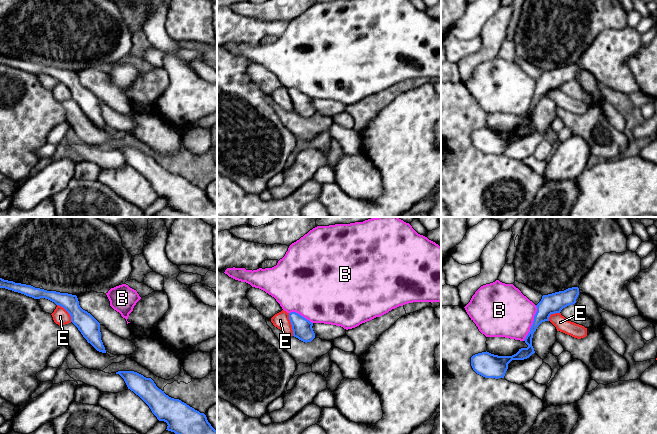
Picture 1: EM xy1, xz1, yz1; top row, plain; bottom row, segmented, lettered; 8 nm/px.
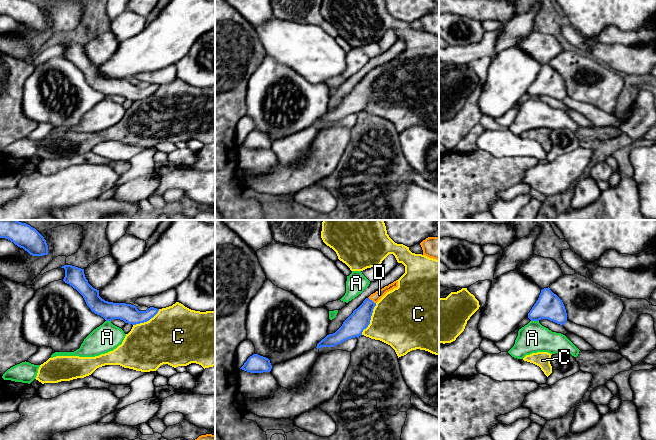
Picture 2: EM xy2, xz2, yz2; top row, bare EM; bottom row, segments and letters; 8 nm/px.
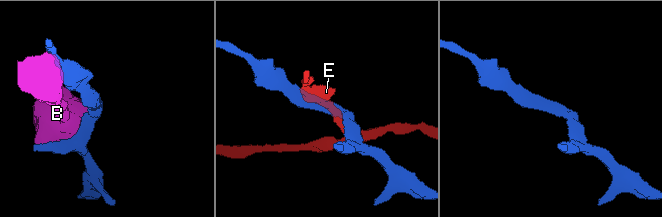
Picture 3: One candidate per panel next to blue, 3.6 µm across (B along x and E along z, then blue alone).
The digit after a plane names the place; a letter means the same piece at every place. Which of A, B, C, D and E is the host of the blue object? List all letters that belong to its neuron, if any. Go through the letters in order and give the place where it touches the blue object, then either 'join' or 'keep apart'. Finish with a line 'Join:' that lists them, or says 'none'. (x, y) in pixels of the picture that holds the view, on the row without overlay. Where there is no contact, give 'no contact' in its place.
A: yz2 (535, 96) | keep apart
B: yz1 (533, 99) | keep apart
C: xz2 (370, 95) | keep apart
D: xz2 (371, 76) | join
E: xz1 (291, 100) | keep apart
Join: D

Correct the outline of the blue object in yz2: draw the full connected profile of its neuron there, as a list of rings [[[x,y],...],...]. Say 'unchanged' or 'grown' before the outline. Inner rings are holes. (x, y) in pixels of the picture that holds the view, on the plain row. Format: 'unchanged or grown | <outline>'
unchanged | [[[548,63],[541,66],[538,76],[528,89],[528,94],[531,97],[548,95],[564,101],[567,97],[567,89],[562,76]]]

